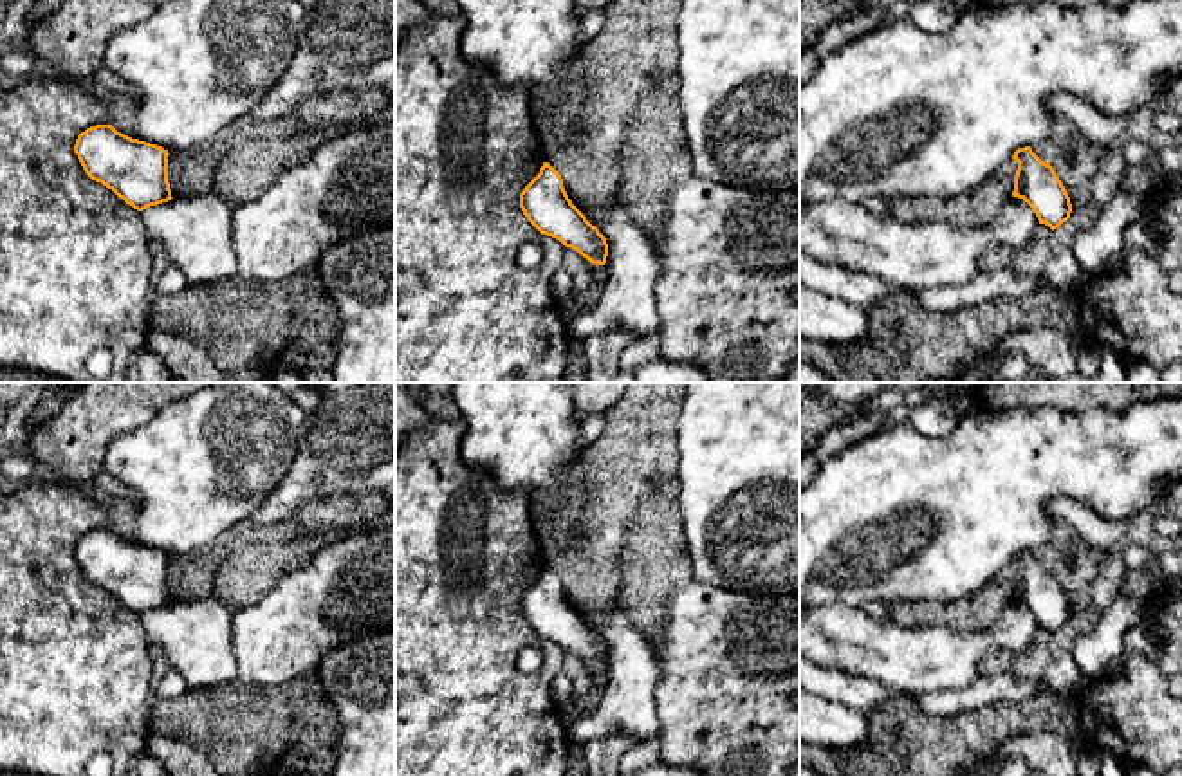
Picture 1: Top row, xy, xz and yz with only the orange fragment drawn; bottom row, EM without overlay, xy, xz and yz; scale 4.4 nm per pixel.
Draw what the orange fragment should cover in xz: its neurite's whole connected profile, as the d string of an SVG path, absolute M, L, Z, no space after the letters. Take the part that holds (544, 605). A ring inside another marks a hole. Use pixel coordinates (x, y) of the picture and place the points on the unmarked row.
M549 567L520 597L520 612L541 639L559 644L594 670L606 668L606 642L572 608L561 579Z

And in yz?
M1030 550L1018 552L1012 601L1023 603L1036 617L1039 628L1052 635L1070 623L1070 601L1054 572L1043 567Z

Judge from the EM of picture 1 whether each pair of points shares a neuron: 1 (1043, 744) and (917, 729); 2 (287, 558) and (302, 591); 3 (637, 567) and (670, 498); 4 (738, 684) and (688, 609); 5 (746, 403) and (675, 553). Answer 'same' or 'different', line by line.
1: different
2: different
3: same
4: same
5: different

